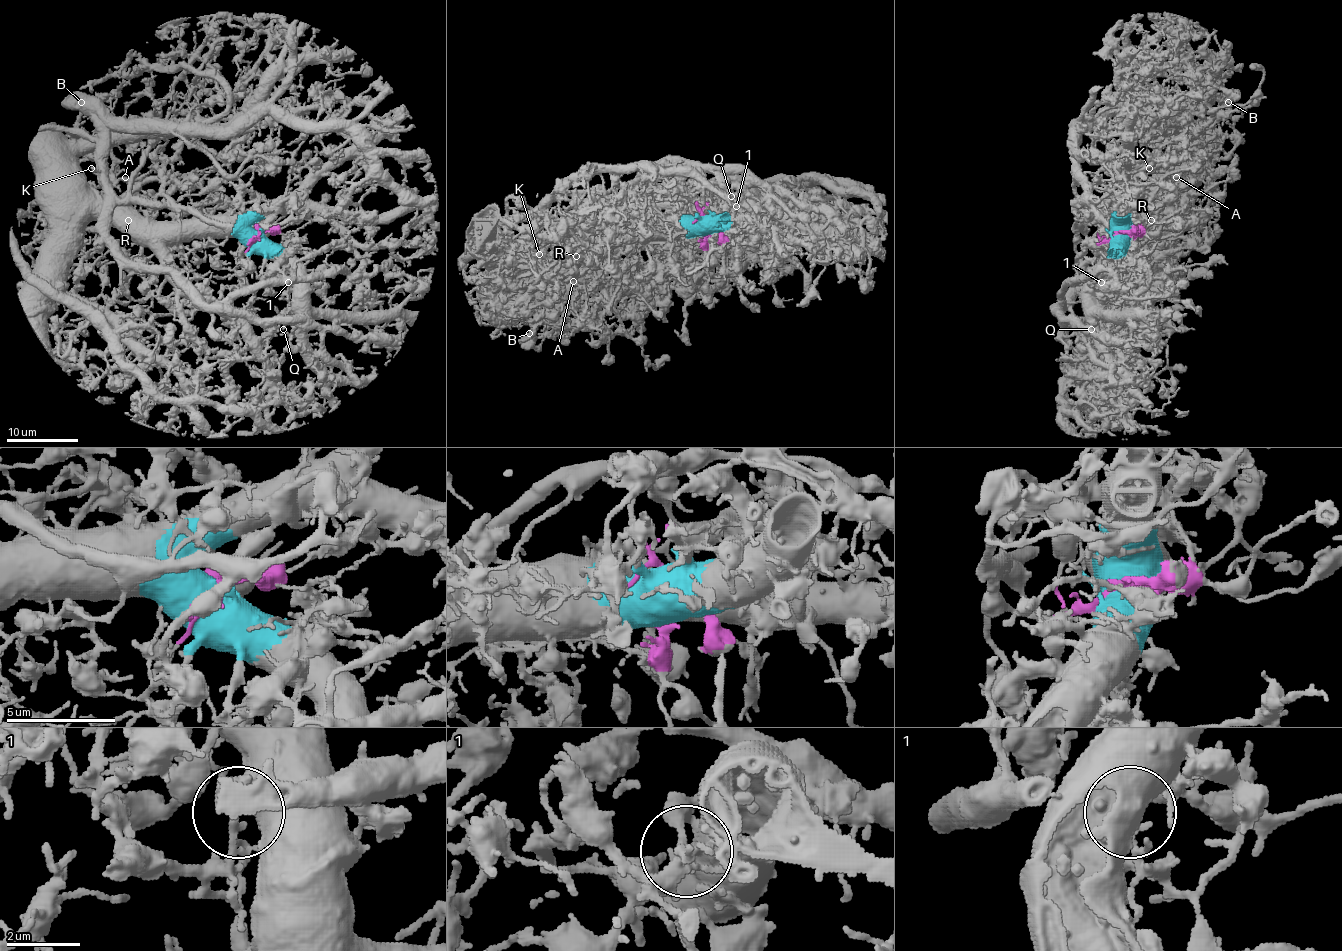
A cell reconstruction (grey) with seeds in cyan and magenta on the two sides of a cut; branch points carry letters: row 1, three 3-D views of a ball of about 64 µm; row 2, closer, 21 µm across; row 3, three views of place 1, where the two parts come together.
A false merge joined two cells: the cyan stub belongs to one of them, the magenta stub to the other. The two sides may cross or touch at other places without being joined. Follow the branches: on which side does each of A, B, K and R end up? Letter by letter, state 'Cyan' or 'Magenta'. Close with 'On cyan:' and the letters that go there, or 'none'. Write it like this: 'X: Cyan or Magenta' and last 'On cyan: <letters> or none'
A: Magenta
B: Magenta
K: Magenta
R: Cyan
On cyan: R

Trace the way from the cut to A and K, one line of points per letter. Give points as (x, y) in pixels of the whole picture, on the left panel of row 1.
A: (260, 233), (247, 242), (255, 226), (146, 207), (121, 178), (105, 194), (108, 203), (128, 189), (124, 176)
K: (260, 233), (247, 242), (258, 232), (255, 226), (214, 223), (169, 205), (123, 201), (107, 178), (90, 167)

